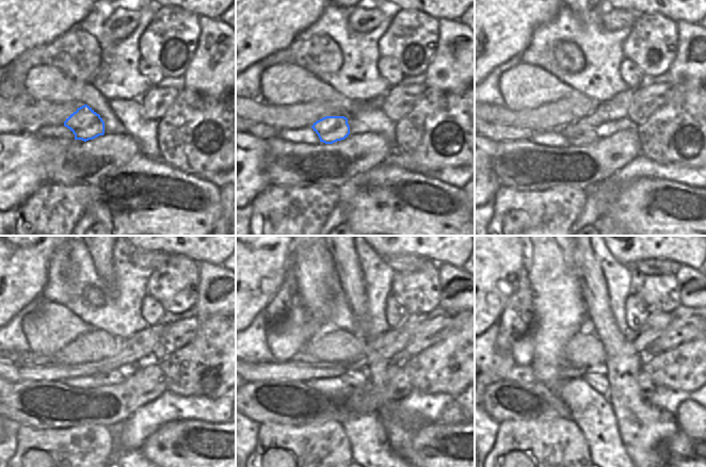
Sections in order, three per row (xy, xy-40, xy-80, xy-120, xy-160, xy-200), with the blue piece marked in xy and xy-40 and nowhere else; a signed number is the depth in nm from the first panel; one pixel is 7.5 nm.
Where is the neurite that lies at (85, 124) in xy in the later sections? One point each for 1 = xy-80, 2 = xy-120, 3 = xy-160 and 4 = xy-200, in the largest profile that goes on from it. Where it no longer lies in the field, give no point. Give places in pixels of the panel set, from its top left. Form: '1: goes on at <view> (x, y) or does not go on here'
1: goes on at xy-80 (579, 133)
2: goes on at xy-120 (113, 376)
3: goes on at xy-160 (352, 377)
4: goes on at xy-200 (599, 382)

